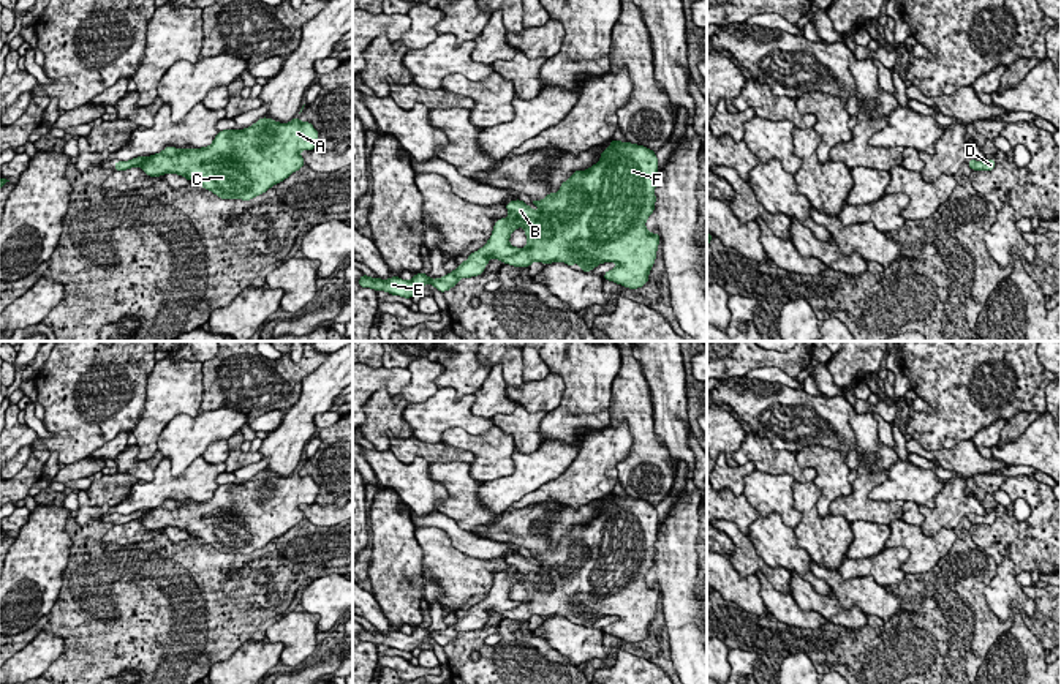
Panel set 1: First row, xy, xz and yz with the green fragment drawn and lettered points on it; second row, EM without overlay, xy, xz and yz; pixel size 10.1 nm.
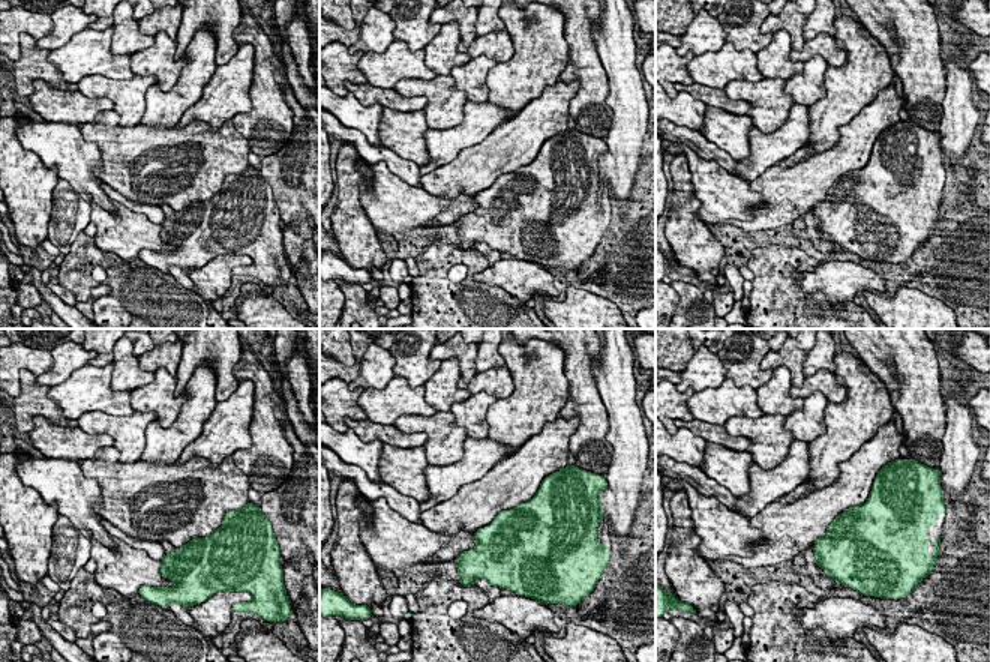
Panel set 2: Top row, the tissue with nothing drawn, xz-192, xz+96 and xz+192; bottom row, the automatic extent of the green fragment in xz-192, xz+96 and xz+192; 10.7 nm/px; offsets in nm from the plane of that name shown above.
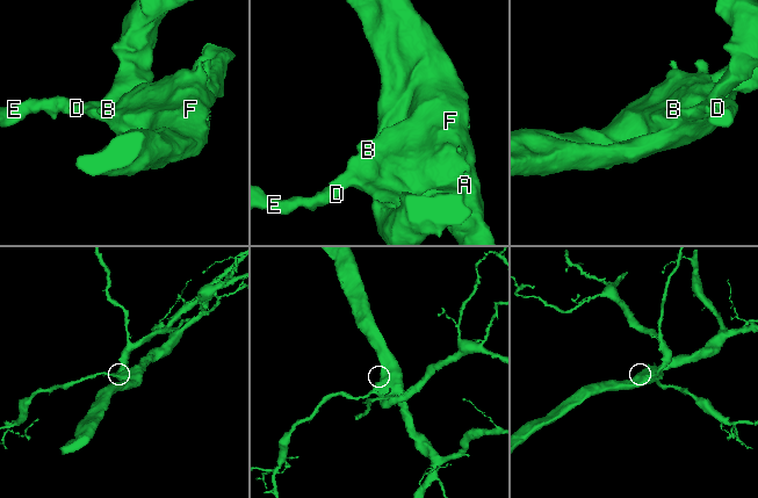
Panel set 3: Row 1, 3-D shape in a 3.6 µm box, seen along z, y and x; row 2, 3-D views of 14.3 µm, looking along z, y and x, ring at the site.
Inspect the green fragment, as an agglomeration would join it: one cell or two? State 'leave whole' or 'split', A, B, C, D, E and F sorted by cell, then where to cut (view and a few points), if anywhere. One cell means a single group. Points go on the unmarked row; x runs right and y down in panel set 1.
leave whole; groups A B C D E F; cut none

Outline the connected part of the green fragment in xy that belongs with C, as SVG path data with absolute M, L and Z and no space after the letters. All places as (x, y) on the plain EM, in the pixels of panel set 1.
M299 469L289 477L278 477L274 472L261 471L248 482L218 485L209 501L179 504L168 499L163 505L147 512L141 509L130 515L115 515L114 524L139 520L150 531L172 526L185 531L188 536L193 534L221 553L250 554L299 524L305 518L299 505L315 504L318 491L319 488L313 479L310 475L302 477Z

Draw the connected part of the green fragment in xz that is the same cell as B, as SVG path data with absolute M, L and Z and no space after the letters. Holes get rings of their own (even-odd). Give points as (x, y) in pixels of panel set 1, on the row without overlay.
M612 493L596 518L574 524L558 547L533 554L539 566L520 553L508 556L509 570L497 573L487 597L446 630L432 633L427 627L416 627L406 635L364 627L359 640L405 652L416 649L427 637L446 646L460 632L481 629L489 613L495 611L525 622L534 614L579 616L582 626L591 626L602 616L617 616L602 632L629 643L642 641L648 637L659 599L659 588L650 588L645 581L655 566L656 534L658 512L653 504ZM520 580L527 589L525 602L509 597L511 588Z

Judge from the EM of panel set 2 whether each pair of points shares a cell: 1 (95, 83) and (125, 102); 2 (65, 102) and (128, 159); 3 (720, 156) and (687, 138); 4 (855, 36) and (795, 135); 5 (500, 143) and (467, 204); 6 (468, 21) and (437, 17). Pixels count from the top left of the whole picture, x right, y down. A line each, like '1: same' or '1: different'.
1: same
2: different
3: same
4: different
5: same
6: same

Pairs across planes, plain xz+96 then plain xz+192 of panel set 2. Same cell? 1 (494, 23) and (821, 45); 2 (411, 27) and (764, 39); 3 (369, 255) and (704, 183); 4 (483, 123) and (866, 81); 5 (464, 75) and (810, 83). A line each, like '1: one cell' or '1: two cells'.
1: two cells
2: one cell
3: two cells
4: two cells
5: one cell

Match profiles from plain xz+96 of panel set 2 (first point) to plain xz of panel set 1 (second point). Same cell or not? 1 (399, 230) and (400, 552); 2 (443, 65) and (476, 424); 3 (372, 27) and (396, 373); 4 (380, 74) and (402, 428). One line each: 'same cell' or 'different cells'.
1: different cells
2: different cells
3: different cells
4: different cells

